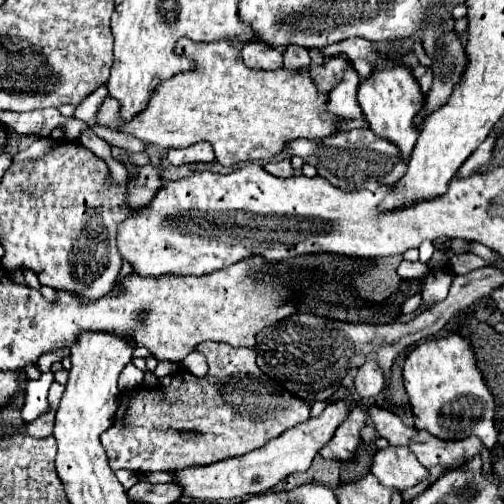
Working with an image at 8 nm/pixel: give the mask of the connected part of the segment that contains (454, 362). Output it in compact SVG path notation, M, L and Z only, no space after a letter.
M448 334L446 338L428 338L420 342L406 356L402 378L410 398L416 430L428 430L440 440L462 440L476 436L488 450L496 446L498 432L494 428L494 418L488 414L488 408L478 408L478 402L492 400L492 394L476 368L474 354L466 338Z

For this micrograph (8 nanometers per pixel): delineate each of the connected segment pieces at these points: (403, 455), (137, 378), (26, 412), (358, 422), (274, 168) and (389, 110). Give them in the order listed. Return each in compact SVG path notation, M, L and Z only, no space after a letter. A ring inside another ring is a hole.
M388 446L384 450L378 450L372 460L370 472L384 486L398 490L416 486L422 478L426 478L426 468L404 446Z
M128 364L128 366L122 370L120 378L118 378L118 388L120 388L120 390L138 388L138 386L142 386L142 378L144 378L144 372L138 370L134 364Z
M48 372L48 374L42 374L38 380L28 382L26 394L24 394L24 406L20 410L24 422L32 422L50 410L48 388L50 388L52 380L54 380L54 374Z
M352 406L346 420L338 426L332 440L320 448L322 458L332 460L350 460L360 444L360 428L364 426L366 412L360 406Z
M290 160L268 162L268 164L264 166L264 170L266 170L268 174L272 174L272 176L278 176L278 178L290 178L290 176L292 176L292 172L294 172L294 168L292 168Z
M382 52L378 60L374 62L370 76L366 80L360 80L360 86L358 86L358 104L366 120L370 122L372 132L392 140L400 148L404 160L410 158L410 152L422 128L422 126L414 126L414 118L418 110L422 108L422 102L424 102L424 96L420 92L418 80L412 76L412 70L398 60L394 52Z

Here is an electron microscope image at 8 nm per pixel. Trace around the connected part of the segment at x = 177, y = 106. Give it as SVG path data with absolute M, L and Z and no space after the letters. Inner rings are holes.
M182 38L178 40L178 54L186 54L188 58L194 58L194 62L198 62L198 70L176 74L170 82L162 82L162 86L158 86L158 94L154 94L154 98L150 100L150 106L142 114L138 114L134 122L128 122L128 124L122 124L122 120L118 118L118 102L106 96L104 104L98 110L98 124L106 128L120 128L140 140L146 140L150 144L156 144L168 150L188 148L200 140L210 142L216 152L216 162L220 162L224 168L236 166L242 162L258 162L258 160L268 162L270 158L282 154L292 140L298 140L298 138L324 140L340 132L338 122L342 118L326 110L328 94L316 88L308 70L296 70L296 72L252 70L242 62L240 50L228 42L194 44L194 42L188 42L188 38Z

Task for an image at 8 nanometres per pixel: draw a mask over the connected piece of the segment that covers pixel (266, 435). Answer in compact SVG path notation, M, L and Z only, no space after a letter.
M202 342L198 352L206 356L210 366L204 378L178 372L168 388L138 388L122 396L116 412L116 416L122 416L120 422L114 422L100 438L112 470L126 468L146 474L206 466L262 448L266 442L310 418L310 404L286 394L282 386L258 370L252 348Z

